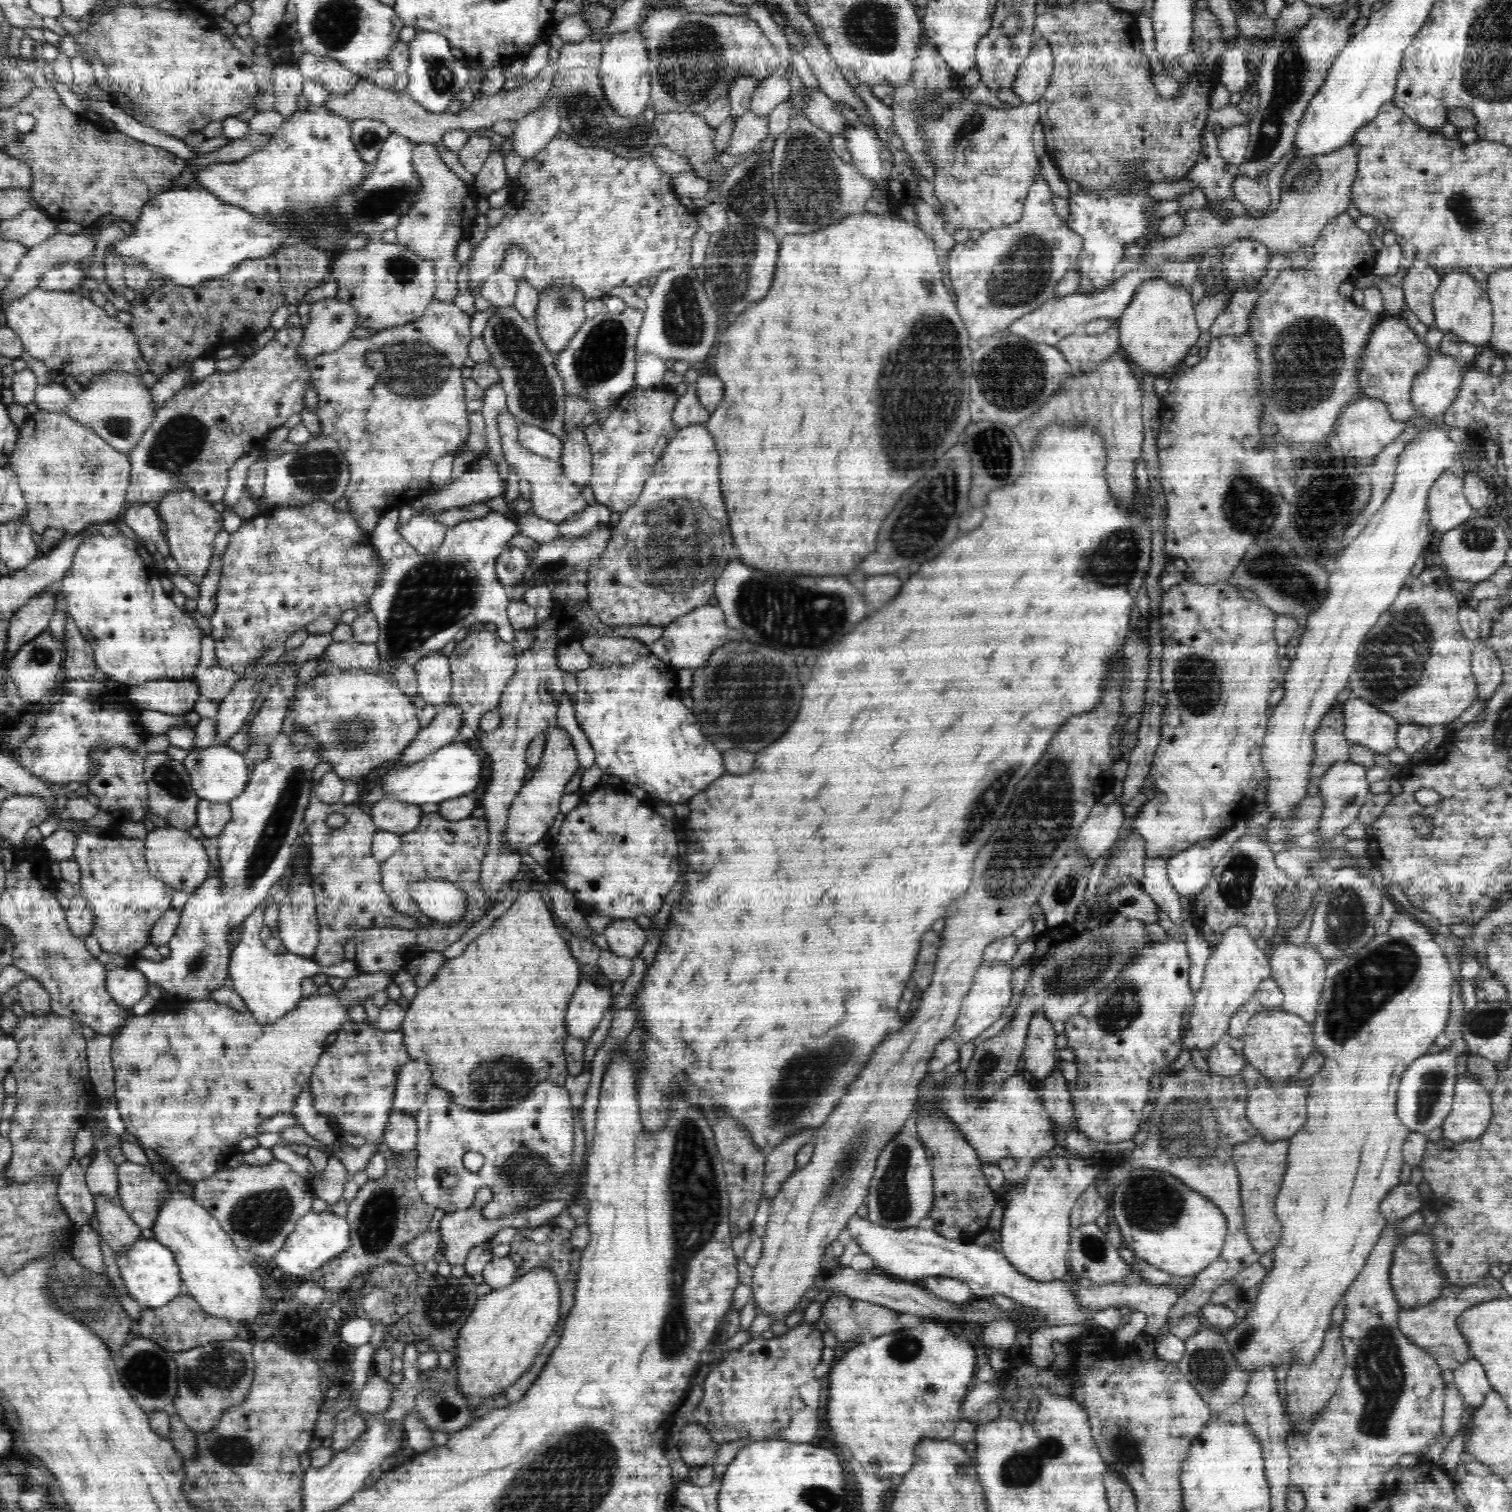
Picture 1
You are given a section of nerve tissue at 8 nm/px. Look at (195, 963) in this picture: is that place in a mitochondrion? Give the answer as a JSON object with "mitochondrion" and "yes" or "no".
{"mitochondrion":"yes"}

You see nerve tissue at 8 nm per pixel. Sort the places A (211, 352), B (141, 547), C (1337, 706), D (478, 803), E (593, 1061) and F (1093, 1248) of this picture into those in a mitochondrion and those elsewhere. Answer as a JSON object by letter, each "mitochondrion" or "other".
{"A":"other","B":"other","C":"other","D":"other","E":"other","F":"mitochondrion"}

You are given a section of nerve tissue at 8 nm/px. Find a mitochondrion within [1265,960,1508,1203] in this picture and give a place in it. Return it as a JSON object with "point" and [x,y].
{"point":[1427,1097]}

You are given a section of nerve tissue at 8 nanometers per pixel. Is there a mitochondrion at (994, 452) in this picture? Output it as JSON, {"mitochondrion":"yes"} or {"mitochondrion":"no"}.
{"mitochondrion":"yes"}

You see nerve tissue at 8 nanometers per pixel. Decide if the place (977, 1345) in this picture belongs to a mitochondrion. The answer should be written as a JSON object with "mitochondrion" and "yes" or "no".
{"mitochondrion":"no"}

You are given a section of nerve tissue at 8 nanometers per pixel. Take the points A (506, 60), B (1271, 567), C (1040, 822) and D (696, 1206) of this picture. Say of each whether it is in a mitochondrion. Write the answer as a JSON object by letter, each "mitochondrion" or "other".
{"A":"other","B":"mitochondrion","C":"mitochondrion","D":"mitochondrion"}

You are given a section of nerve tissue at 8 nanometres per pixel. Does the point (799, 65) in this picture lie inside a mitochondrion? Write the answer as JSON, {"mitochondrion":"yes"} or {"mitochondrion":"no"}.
{"mitochondrion":"no"}

